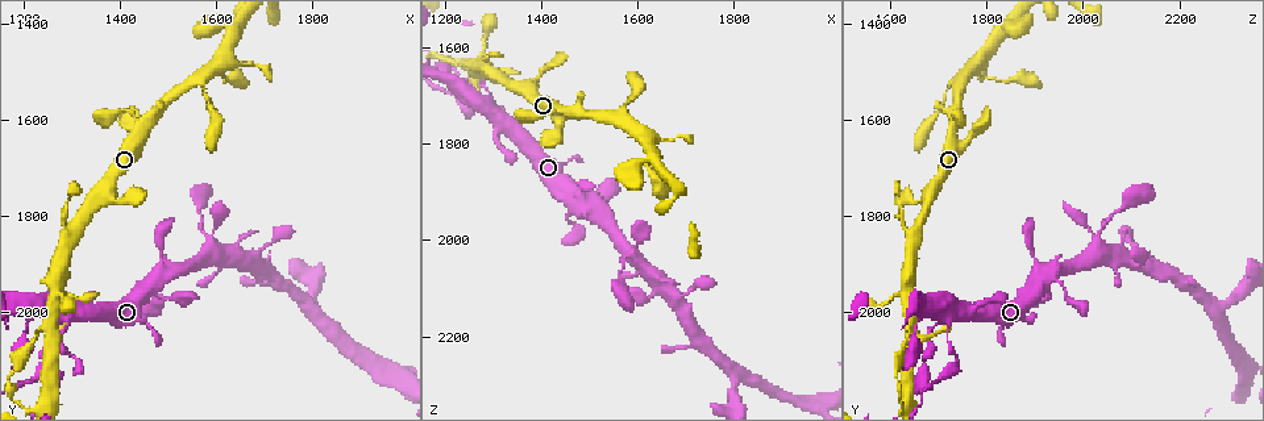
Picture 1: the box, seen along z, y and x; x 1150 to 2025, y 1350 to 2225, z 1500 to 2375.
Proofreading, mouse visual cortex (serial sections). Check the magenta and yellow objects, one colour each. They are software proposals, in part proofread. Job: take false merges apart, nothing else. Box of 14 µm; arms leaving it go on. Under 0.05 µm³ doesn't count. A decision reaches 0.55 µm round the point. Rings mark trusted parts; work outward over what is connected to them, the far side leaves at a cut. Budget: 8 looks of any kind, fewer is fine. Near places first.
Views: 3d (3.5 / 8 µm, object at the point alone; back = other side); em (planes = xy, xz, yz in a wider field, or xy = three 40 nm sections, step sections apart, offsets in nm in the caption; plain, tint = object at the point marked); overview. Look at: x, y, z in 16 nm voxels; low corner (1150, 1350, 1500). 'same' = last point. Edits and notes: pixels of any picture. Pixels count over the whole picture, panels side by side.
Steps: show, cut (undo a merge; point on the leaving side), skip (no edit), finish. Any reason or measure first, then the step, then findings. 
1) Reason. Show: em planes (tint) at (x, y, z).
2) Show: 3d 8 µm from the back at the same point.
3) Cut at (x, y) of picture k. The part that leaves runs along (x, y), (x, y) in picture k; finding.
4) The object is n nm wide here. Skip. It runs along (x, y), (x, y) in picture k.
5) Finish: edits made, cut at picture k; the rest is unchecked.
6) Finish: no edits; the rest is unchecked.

Four or more arms meet. Show: 3d 3.5 µm at (1290, 2010, 1725).

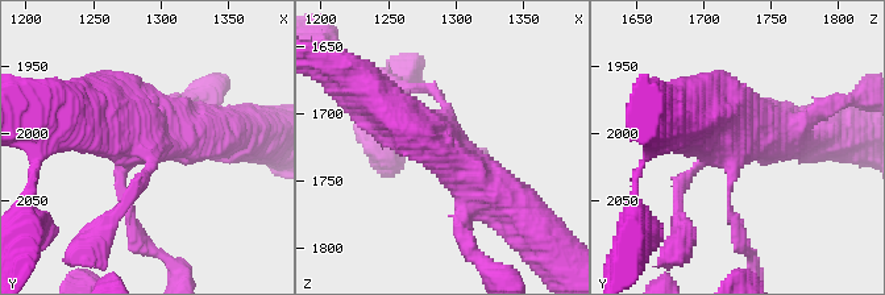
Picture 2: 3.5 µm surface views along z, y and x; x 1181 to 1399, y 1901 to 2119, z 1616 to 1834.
Show: em xy step 1 (tint) at (1288, 2008, 1720).

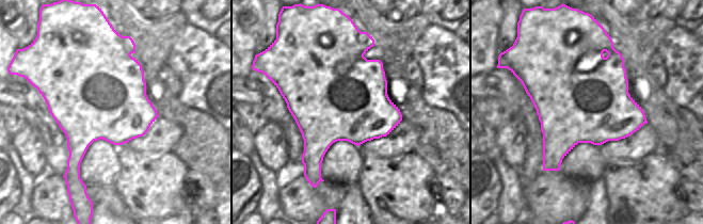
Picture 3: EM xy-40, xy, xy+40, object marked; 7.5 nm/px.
The object is 700 nm wide here. Skip. It runs along (522, 216), (441, 138), (389, 108) in picture 2; one cell here.

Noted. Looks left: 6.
Abrupt turn. Show: 3d 3.5 µm at (1670, 1890, 2110).

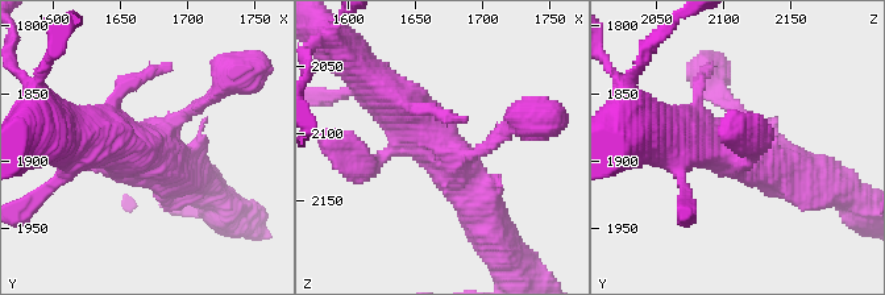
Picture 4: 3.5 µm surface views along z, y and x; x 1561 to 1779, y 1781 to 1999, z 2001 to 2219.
Show: em xy step 2 (tint) at (1668, 1892, 2106).

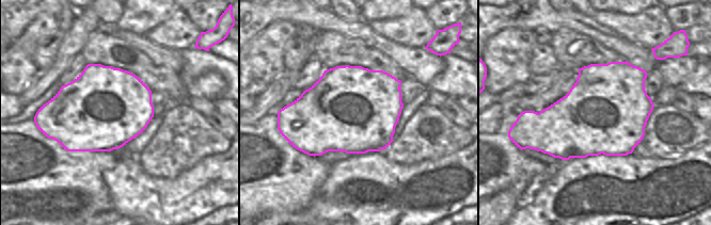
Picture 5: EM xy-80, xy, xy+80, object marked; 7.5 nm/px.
Skip. It runs along (353, 65), (435, 136), (466, 190) in picture 4; continuous, no second cell.

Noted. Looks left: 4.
Show: 3d 3.5 µm at (1800, 1985, 2290).

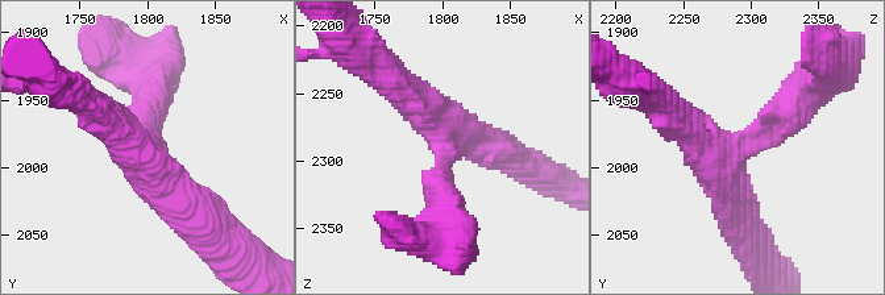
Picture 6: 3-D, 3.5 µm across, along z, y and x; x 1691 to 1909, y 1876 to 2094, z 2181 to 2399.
3 arms meet here; the arms are 250, 450, 500 nm wide. Show: em planes (plain) at (1804, 1988, 2290).

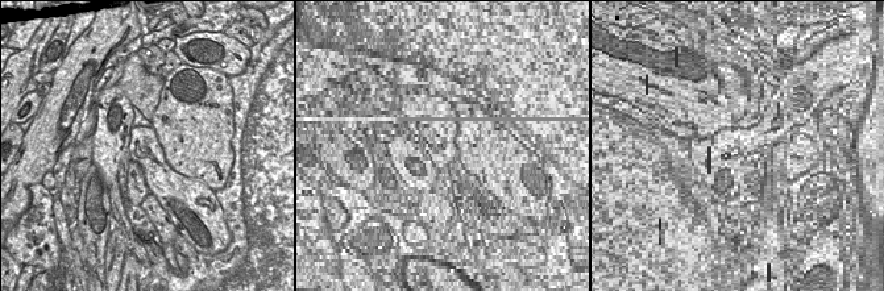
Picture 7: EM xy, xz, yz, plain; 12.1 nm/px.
With the object marked. Show: em planes (tint) at the same point.

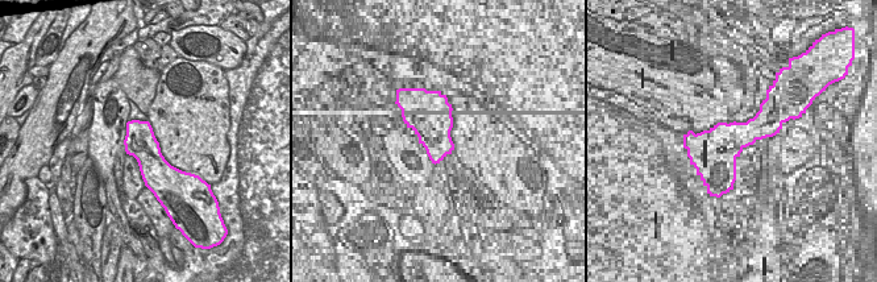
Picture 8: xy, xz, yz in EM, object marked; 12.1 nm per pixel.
The object is 380 nm wide here. Skip. It runs along (94, 109), (123, 134), (207, 223) in picture 6; all the same cell.

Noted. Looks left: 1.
Finish: no edits; the rest is unchecked.

